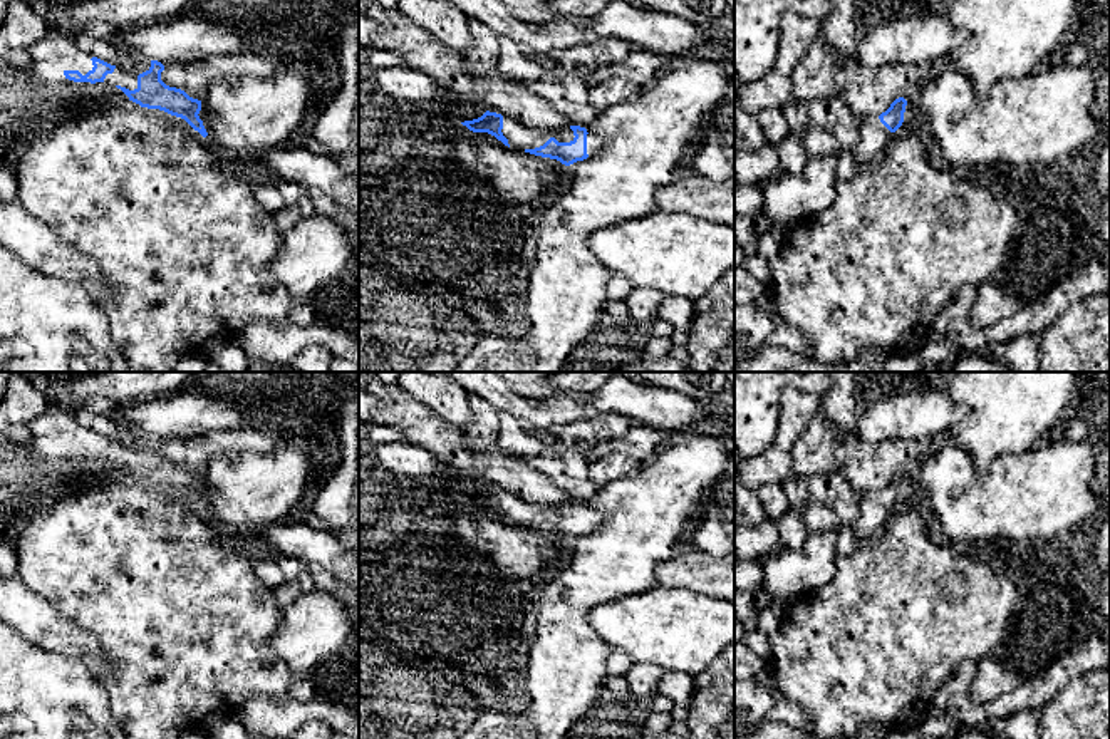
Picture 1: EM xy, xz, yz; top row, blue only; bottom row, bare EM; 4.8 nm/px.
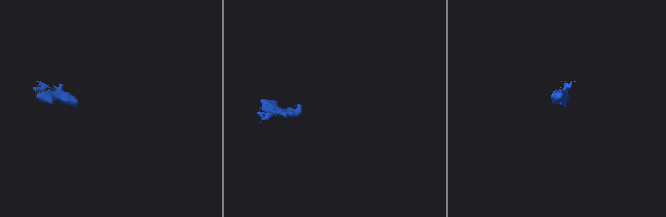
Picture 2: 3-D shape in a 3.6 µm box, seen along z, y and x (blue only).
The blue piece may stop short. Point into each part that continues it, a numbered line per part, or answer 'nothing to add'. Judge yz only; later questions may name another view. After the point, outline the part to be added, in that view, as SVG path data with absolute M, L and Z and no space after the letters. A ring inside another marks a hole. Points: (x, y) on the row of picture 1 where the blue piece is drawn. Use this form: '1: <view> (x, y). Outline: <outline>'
1: yz (874, 136). Outline: M879 116L869 117L860 122L858 141L852 151L853 161L858 168L872 164L887 147L890 132L879 119Z

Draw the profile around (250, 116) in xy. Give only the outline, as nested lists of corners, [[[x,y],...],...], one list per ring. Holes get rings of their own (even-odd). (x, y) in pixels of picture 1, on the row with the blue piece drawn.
[[[278,69],[273,77],[211,82],[198,116],[210,141],[252,161],[287,146],[303,124],[312,99],[303,77]]]

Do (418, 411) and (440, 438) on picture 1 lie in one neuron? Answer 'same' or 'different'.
same

